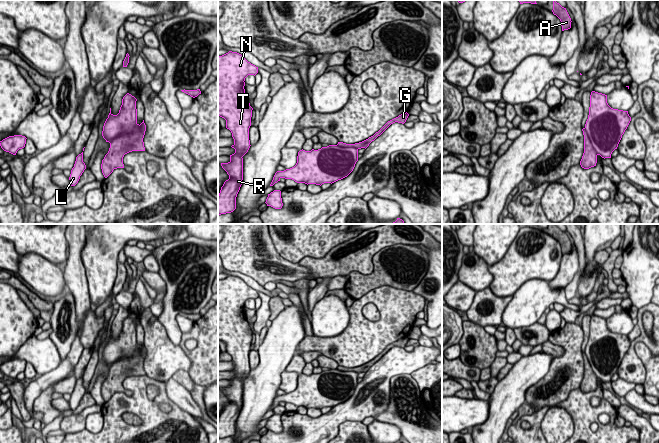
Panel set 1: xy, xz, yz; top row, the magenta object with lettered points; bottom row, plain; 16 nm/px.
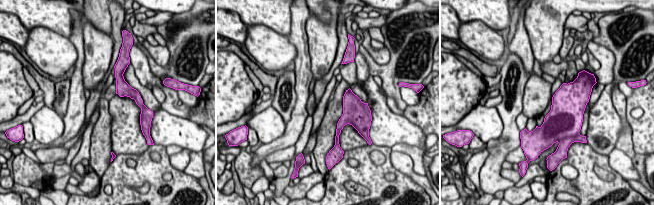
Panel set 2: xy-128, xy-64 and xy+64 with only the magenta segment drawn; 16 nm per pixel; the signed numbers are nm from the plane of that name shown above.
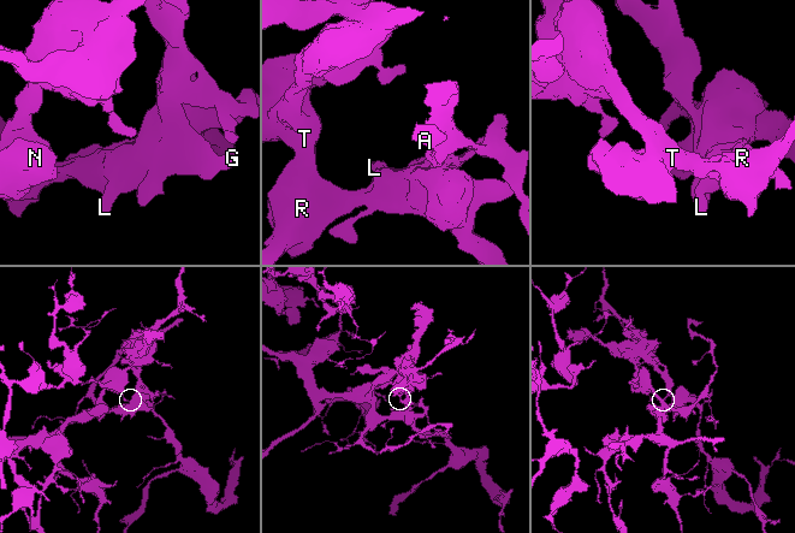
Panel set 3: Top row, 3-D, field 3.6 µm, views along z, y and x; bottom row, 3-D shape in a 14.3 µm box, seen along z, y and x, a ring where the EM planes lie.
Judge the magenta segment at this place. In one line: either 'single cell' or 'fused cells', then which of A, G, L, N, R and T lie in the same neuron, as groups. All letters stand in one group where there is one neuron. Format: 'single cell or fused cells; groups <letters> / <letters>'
fused cells; groups A G / L N R T

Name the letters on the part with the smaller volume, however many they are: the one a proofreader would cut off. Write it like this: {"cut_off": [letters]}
{"cut_off": ["A", "G"]}

